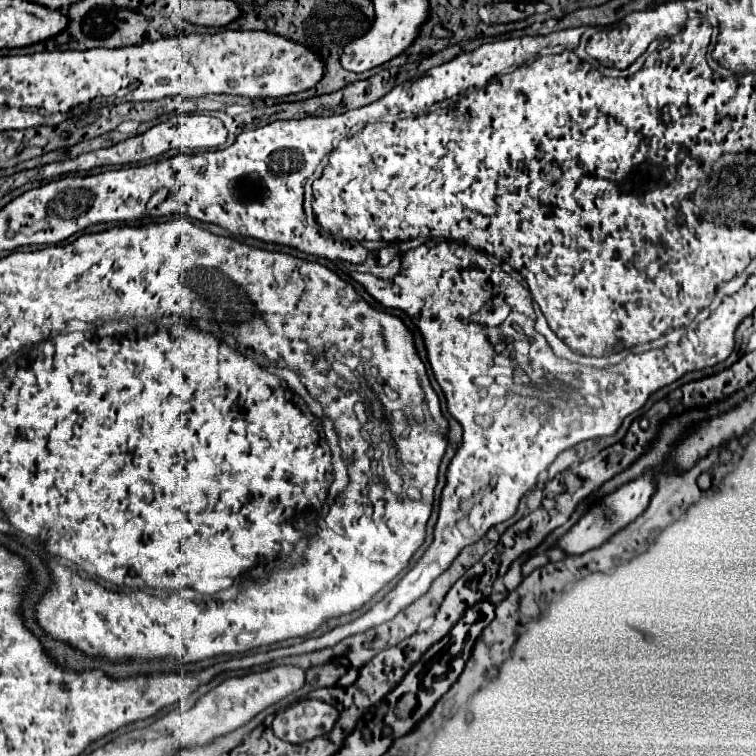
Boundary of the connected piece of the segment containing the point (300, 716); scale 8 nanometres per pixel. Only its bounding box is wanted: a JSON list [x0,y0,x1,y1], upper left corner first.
[274,700,338,744]

